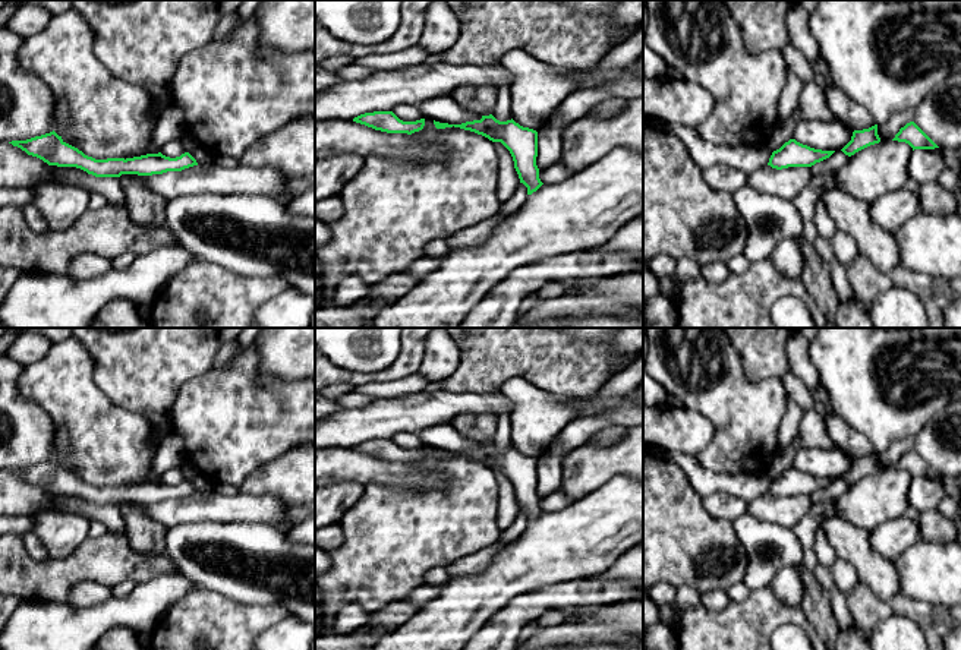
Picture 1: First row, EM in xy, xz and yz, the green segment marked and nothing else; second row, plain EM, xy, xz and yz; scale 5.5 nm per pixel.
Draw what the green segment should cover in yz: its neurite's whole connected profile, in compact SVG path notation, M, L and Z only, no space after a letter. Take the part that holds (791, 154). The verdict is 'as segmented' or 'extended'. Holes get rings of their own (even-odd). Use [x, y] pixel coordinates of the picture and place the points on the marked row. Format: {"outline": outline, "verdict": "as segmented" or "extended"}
{"outline": "M790 139L779 149L773 151L768 165L776 170L788 167L812 167L829 158L835 151L815 149L807 145Z", "verdict": "as segmented"}

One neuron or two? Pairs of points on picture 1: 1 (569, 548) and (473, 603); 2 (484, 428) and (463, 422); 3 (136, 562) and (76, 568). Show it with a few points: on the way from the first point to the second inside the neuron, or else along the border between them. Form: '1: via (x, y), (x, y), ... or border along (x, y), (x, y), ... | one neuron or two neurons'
1: via (545, 555), (514, 570), (497, 584) | one neuron
2: via (479, 428), (468, 425) | one neuron
3: via (122, 562), (91, 562) | one neuron

